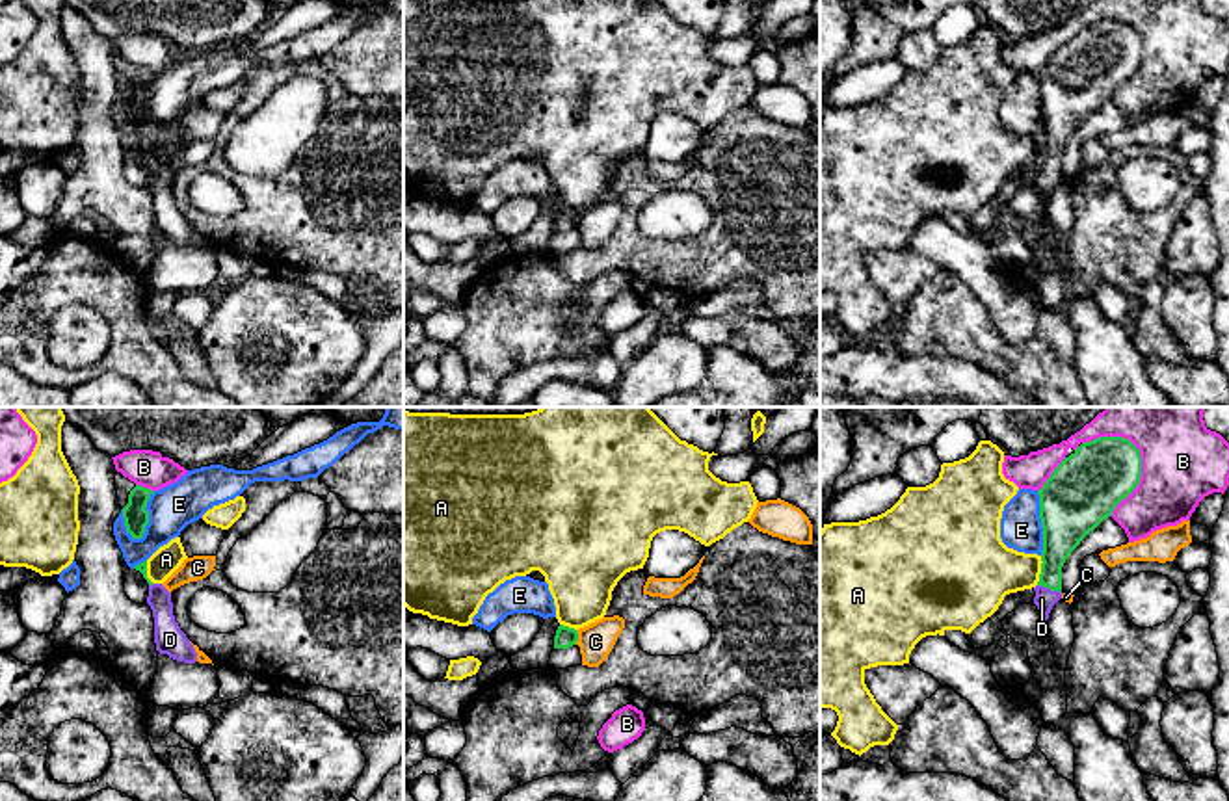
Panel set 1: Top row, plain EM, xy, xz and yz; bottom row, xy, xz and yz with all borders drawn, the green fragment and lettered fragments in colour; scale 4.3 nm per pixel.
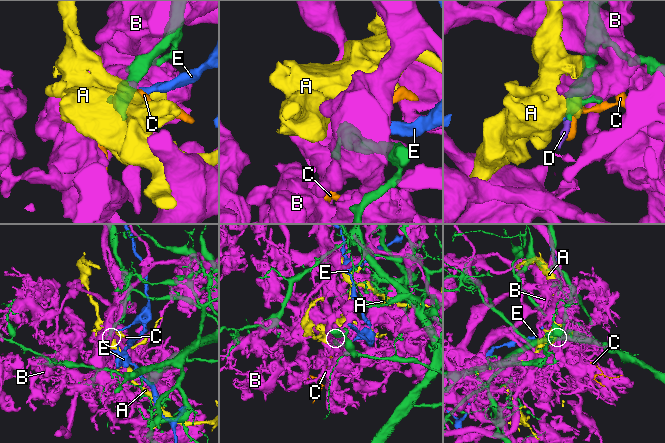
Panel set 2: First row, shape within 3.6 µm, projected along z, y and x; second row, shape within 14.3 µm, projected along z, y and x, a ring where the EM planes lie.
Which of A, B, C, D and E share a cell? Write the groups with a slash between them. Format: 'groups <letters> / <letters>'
groups A / B / C / D / E

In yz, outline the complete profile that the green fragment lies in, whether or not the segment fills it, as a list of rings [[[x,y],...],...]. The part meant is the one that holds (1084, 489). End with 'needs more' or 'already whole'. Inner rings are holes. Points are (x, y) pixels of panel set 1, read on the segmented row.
[[[1099,437],[1065,457],[1037,491],[1043,528],[1041,574],[1034,604],[1047,624],[1062,598],[1062,567],[1080,541],[1140,483],[1140,450],[1123,437]]]; needs more

